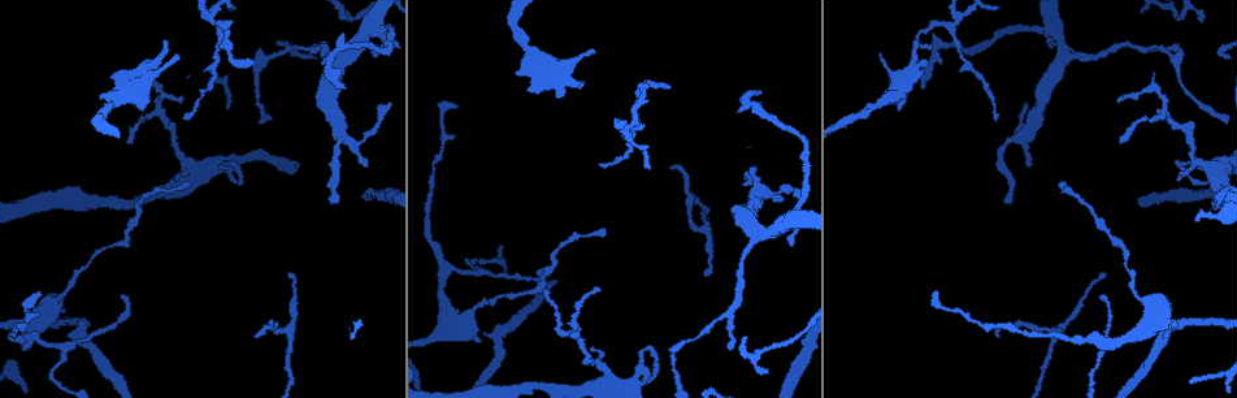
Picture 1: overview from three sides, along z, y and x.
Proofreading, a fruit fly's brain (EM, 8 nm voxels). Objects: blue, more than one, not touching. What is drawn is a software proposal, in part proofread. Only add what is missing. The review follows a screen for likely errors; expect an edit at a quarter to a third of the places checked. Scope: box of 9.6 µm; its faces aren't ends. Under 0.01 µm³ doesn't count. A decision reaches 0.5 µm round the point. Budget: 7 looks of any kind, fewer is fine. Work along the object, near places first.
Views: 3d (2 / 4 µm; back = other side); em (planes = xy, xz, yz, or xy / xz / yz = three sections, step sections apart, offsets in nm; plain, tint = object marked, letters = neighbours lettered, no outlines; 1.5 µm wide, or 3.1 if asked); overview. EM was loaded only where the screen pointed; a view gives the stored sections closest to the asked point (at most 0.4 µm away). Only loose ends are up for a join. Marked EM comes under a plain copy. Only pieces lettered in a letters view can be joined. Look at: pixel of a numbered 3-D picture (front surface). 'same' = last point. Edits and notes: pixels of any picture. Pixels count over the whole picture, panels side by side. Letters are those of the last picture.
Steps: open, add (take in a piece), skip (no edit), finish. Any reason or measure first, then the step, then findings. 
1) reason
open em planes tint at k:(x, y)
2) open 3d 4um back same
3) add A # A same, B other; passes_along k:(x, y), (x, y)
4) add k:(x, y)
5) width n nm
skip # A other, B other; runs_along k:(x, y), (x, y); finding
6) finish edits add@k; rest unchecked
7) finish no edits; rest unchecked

open em planes letters at 1:(186, 118)

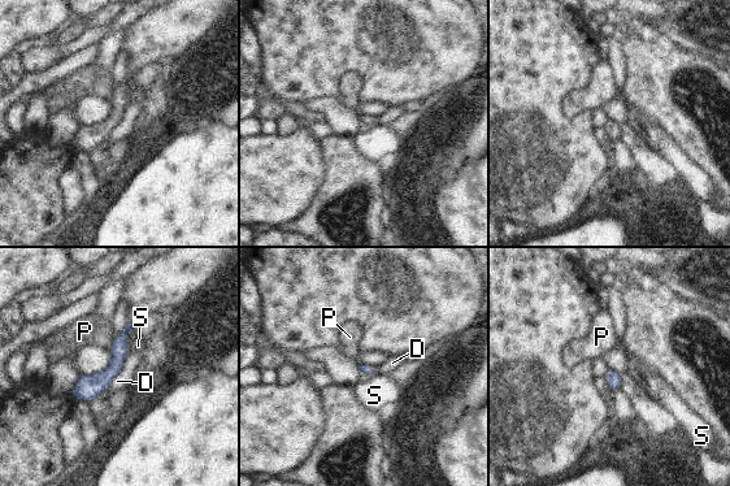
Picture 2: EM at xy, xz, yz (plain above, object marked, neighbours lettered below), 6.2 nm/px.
width 80 nm
skip # D other, P other, S other; runs_along 2:(122, 337), (116, 365), (74, 394); none of them fits

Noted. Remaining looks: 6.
an open end
open 3d 4um at 1:(599, 289)

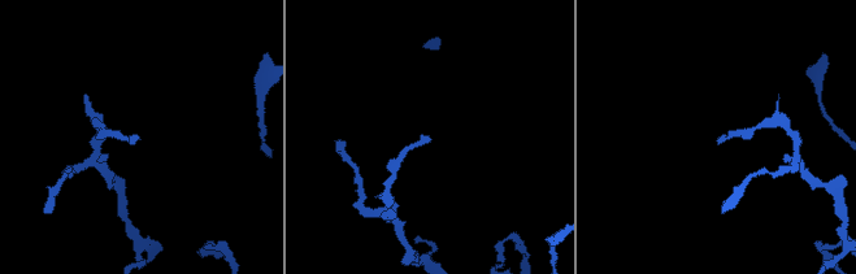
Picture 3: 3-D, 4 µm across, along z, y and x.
now the EM
open em planes letters at 3:(721, 141)

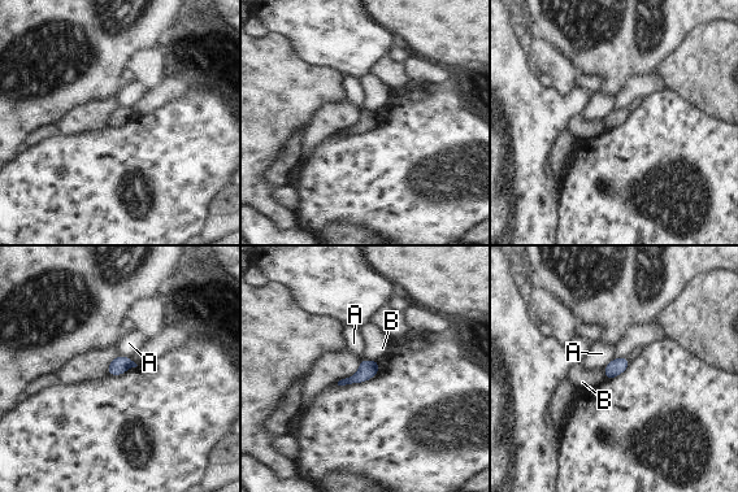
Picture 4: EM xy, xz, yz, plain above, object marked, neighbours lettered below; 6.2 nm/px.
skip # A other, B other; border 4:(118, 355), (129, 357); no lettered piece goes on from it

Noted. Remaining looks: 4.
free end
open 3d 2um at 1:(917, 43)

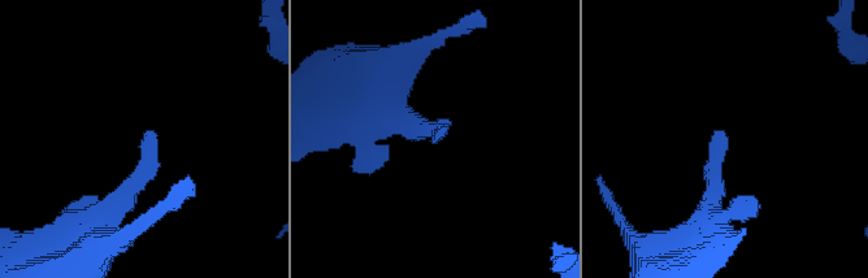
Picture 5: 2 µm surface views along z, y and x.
open em planes letters at 5:(438, 136)

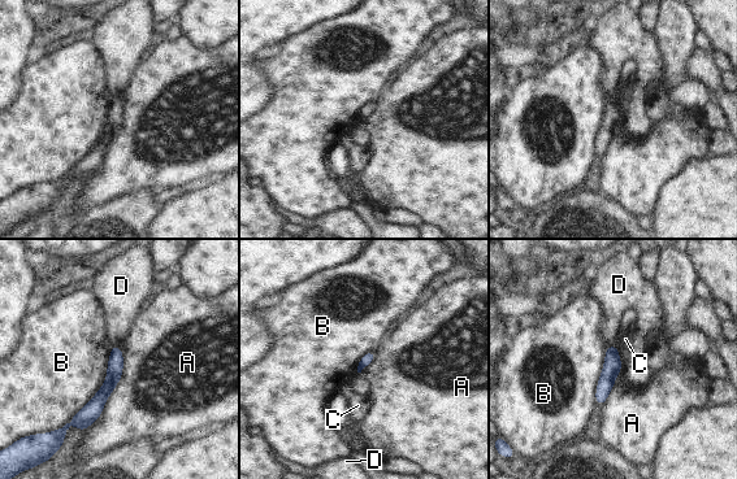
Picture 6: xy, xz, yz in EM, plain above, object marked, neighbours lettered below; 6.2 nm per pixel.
skip # A other, B other, C other, D other; border 6:(118, 345), (121, 379), (82, 431); none of them fits

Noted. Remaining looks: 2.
finish no edits; rest unchecked

